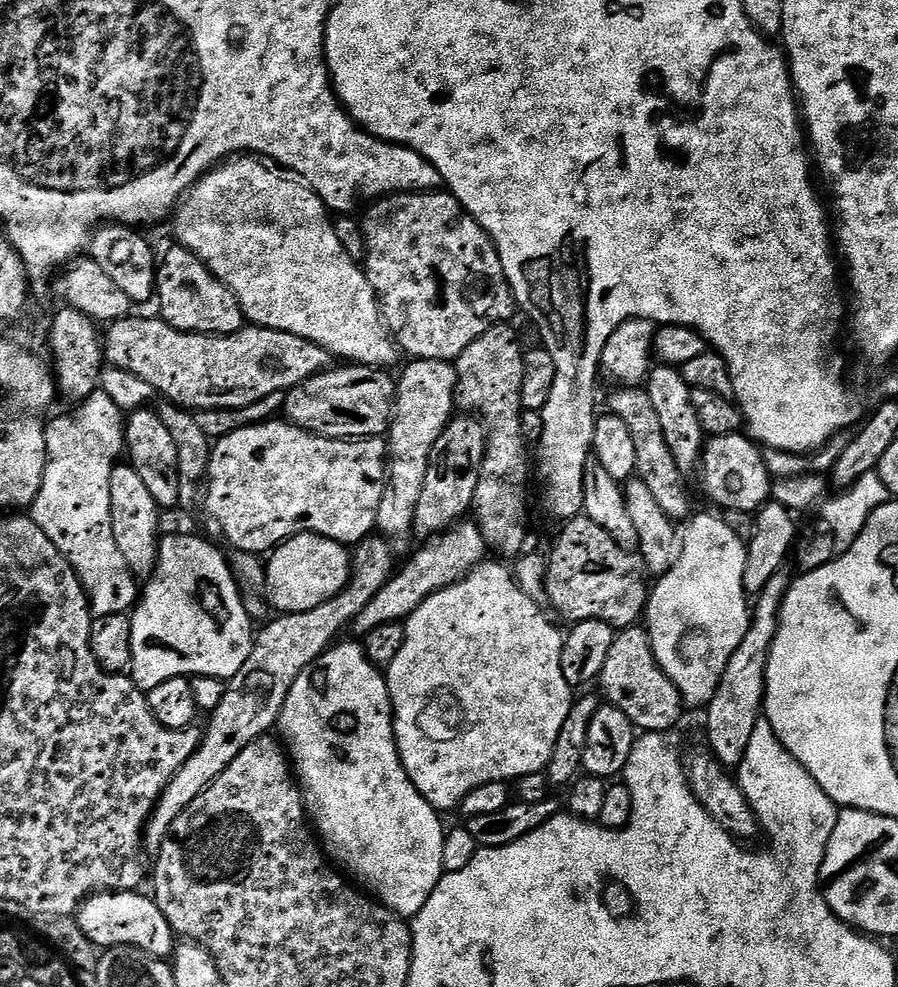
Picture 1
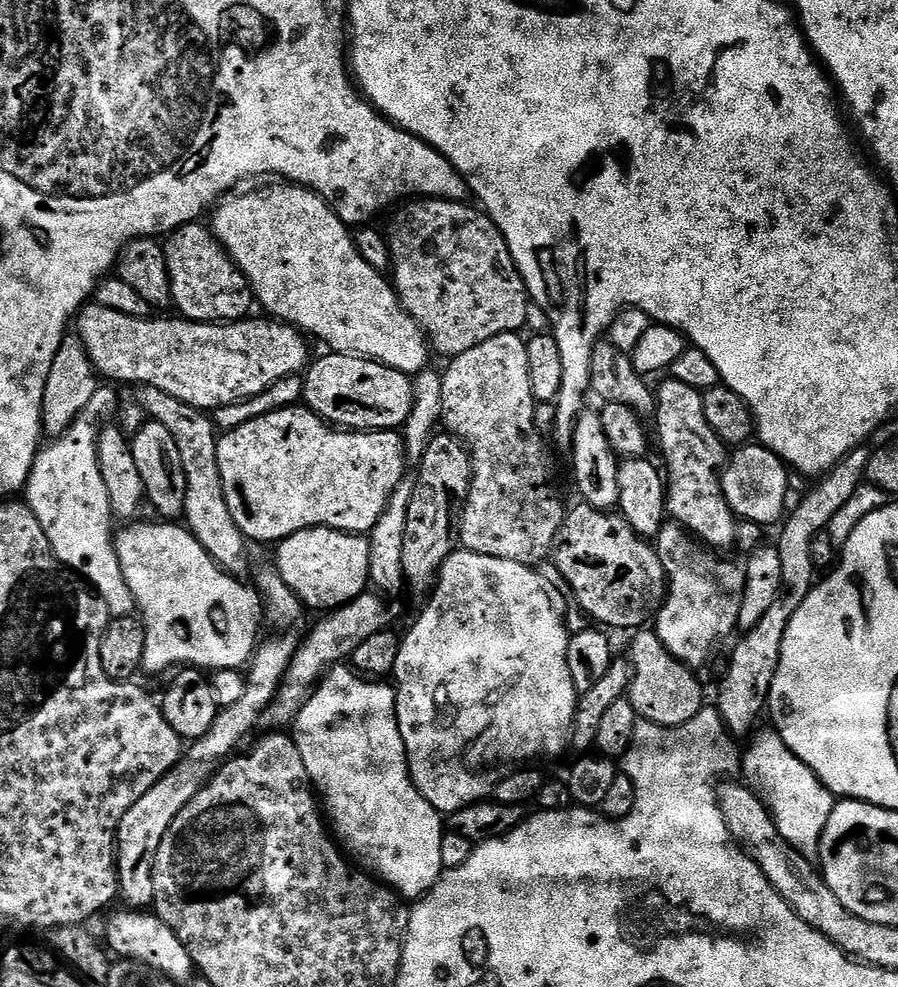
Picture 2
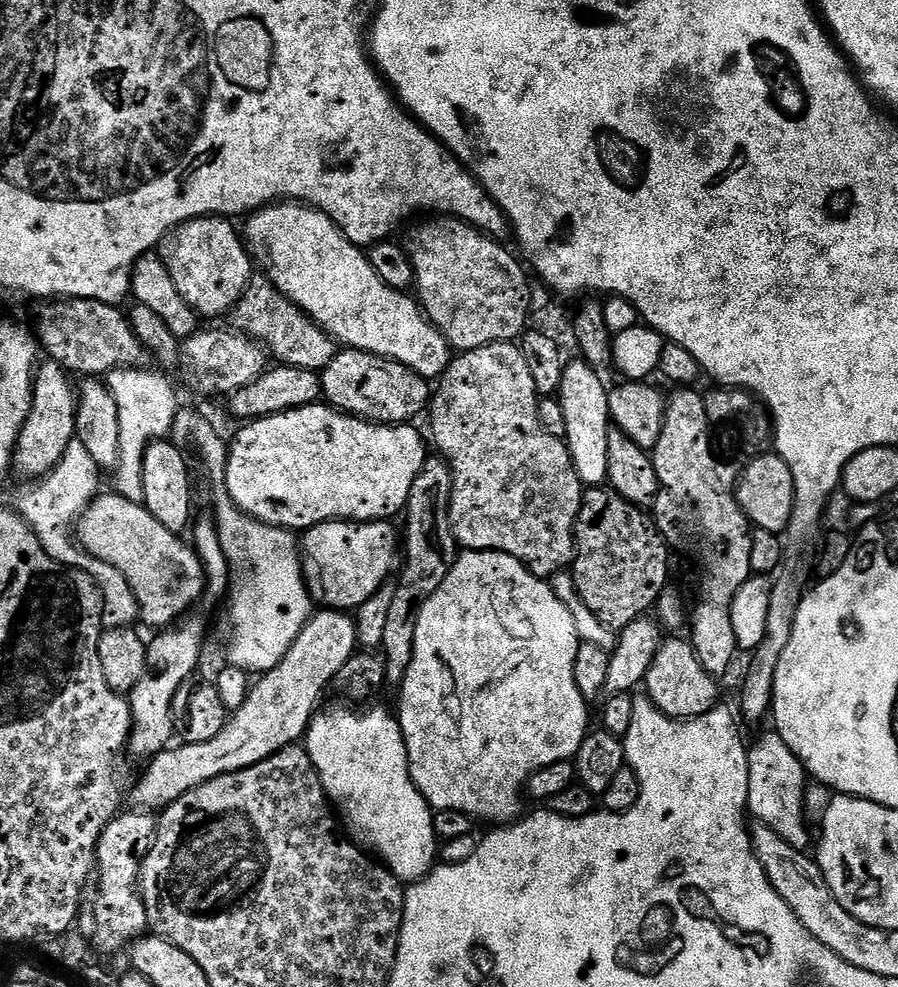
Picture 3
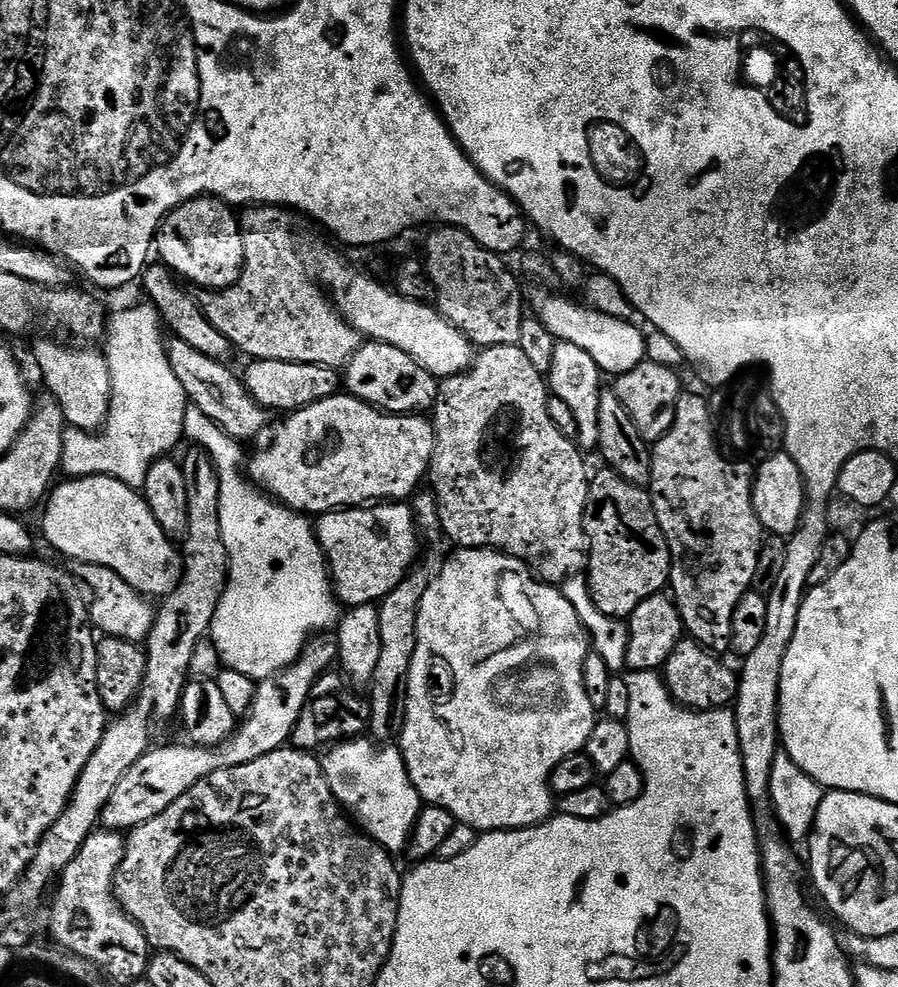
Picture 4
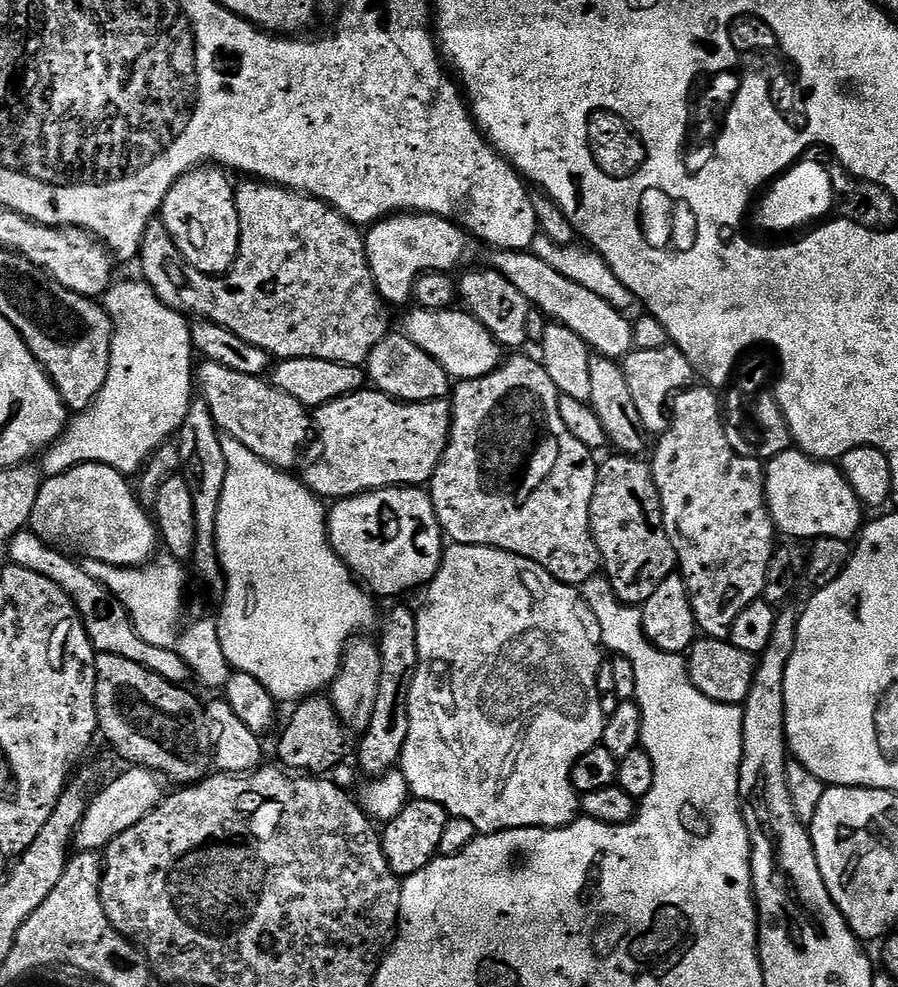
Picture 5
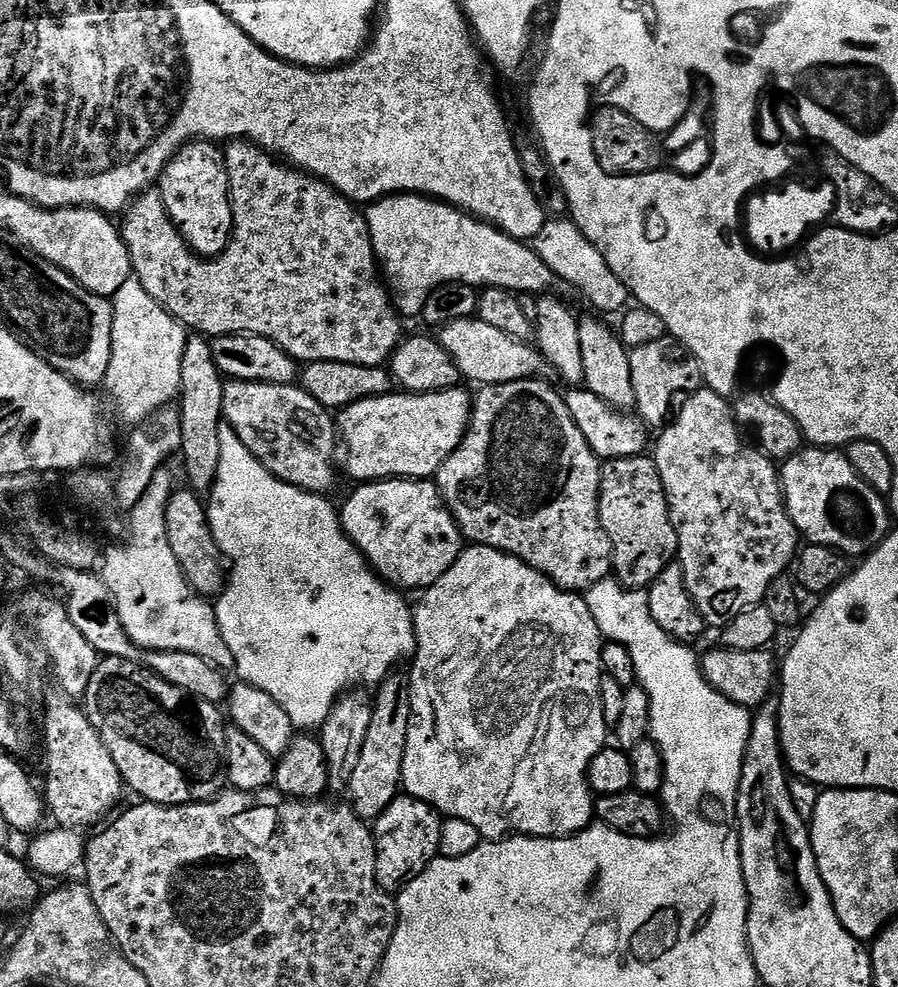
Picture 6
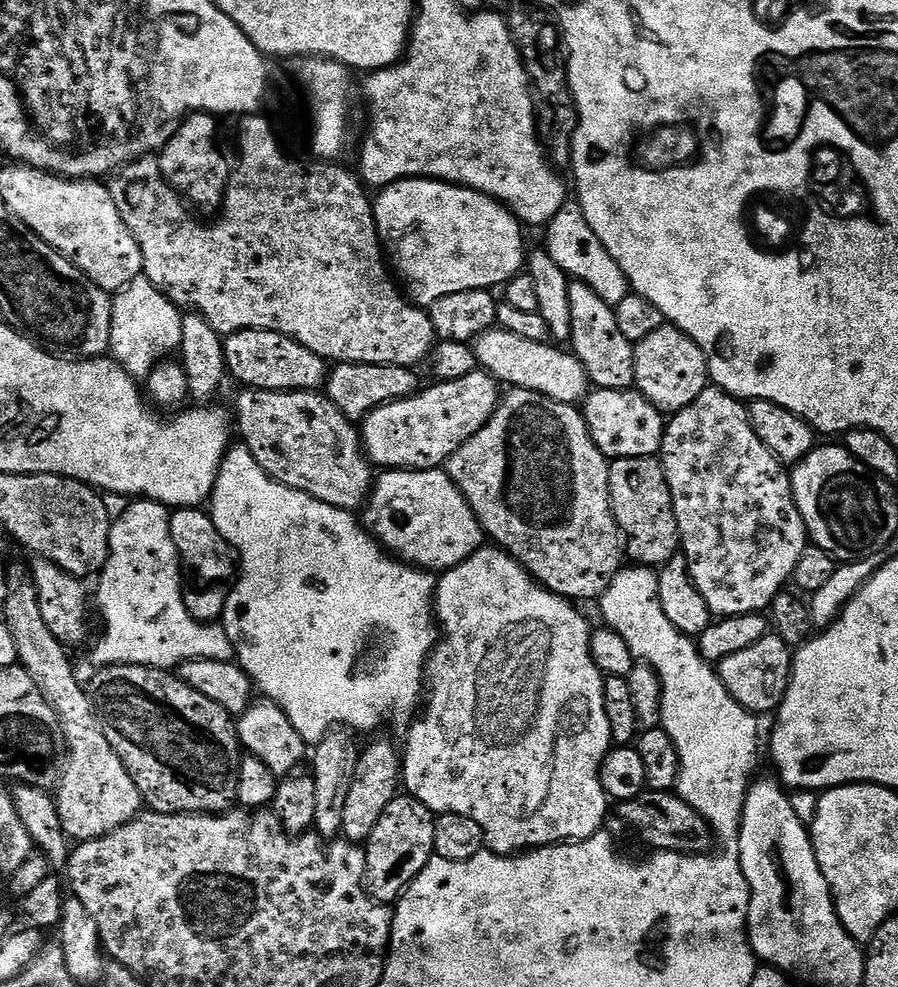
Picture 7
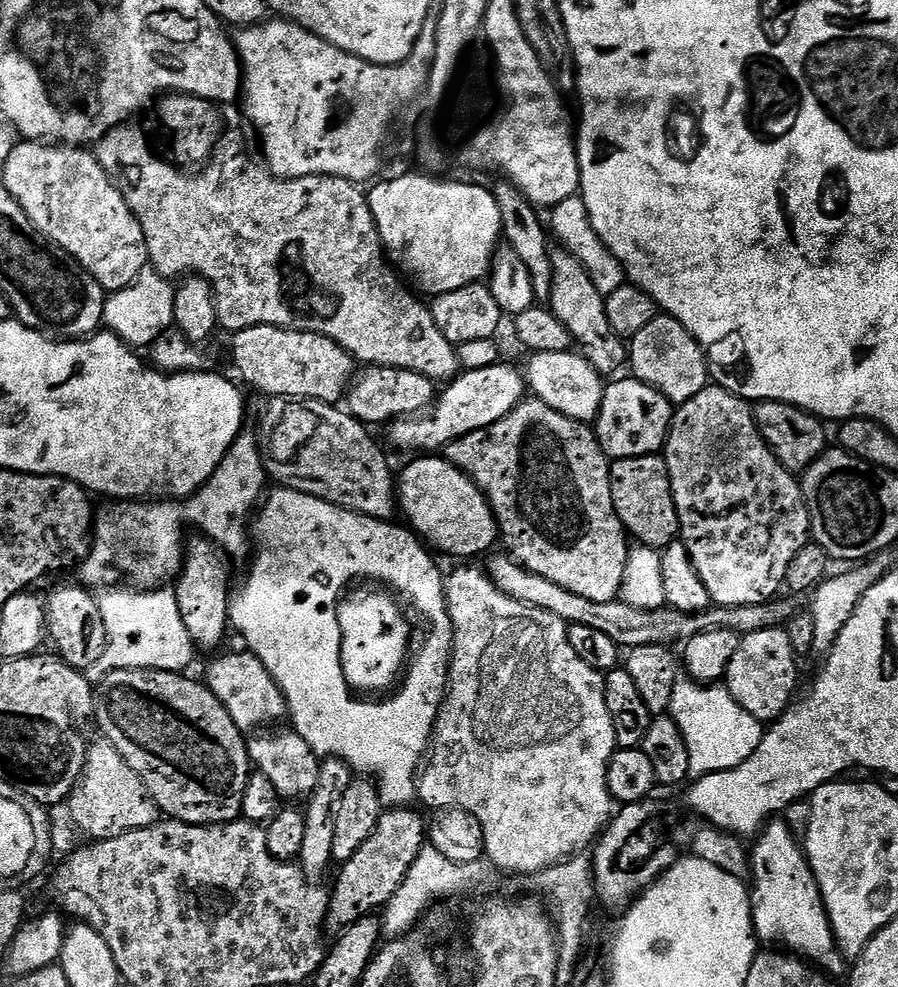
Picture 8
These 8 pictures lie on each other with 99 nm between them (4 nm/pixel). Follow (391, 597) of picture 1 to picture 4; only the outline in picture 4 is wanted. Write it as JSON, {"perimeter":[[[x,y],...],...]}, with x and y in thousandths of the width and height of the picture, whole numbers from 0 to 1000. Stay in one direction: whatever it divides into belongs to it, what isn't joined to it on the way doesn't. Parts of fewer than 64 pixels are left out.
{"perimeter":[[[361,642],[353,643],[335,661],[330,672],[316,677],[308,685],[286,692],[285,706],[276,724],[271,726],[269,733],[251,754],[245,754],[242,758],[204,758],[200,754],[193,758],[170,757],[161,766],[154,768],[154,772],[149,772],[149,776],[140,780],[136,792],[127,796],[127,804],[122,804],[122,813],[118,813],[116,818],[115,838],[120,841],[146,841],[167,833],[167,829],[180,825],[180,821],[188,819],[197,809],[207,804],[207,800],[212,800],[234,784],[283,772],[283,768],[292,768],[292,764],[301,764],[317,757],[324,751],[332,723],[336,723],[349,695],[375,669],[376,653],[373,647]]]}

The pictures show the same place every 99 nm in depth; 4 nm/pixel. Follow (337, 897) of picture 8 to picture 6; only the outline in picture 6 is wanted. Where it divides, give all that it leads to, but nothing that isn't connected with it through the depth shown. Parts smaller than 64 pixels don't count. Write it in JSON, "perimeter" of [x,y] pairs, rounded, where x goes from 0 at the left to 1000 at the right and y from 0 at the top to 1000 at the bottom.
{"perimeter":[[[447,804],[442,806],[439,813],[434,813],[432,820],[416,833],[419,889],[425,898],[425,902],[443,906],[453,896],[461,894],[461,890],[465,890],[465,886],[470,886],[477,875],[487,870],[490,862],[493,836],[494,831],[492,830],[491,824],[487,823],[480,815],[476,815],[472,811],[467,811],[453,804]]]}

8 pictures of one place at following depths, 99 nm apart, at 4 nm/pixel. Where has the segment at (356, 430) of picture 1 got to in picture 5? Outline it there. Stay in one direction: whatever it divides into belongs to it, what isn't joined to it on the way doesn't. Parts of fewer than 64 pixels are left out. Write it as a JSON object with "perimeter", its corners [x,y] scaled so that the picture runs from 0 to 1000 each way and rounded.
{"perimeter":[[[433,338],[416,351],[416,355],[410,360],[408,366],[408,381],[413,392],[420,397],[429,397],[430,400],[452,409],[473,409],[480,405],[499,405],[506,392],[502,381],[492,375],[470,351],[461,351],[457,342],[449,338]]]}

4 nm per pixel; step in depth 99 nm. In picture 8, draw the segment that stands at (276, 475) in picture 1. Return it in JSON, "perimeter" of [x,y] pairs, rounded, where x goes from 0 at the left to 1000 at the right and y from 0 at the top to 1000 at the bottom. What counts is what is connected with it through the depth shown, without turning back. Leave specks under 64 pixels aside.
{"perimeter":[[[558,367],[541,371],[541,375],[513,376],[496,393],[499,394],[496,397],[493,394],[481,412],[471,419],[435,427],[431,437],[439,453],[450,458],[486,460],[498,455],[499,450],[511,442],[550,432],[550,428],[563,424],[563,419],[572,416],[579,406],[585,404],[586,381],[580,374],[578,377],[565,367]]]}

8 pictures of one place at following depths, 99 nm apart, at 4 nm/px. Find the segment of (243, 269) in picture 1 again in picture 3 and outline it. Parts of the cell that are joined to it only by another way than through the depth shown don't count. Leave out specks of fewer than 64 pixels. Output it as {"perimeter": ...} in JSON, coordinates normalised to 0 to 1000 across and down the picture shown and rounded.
{"perimeter":[[[303,205],[282,214],[276,223],[275,242],[294,251],[298,258],[302,287],[352,325],[371,344],[418,361],[429,361],[461,374],[467,381],[489,383],[499,374],[501,350],[472,319],[472,313],[454,296],[444,296],[425,286],[398,248],[391,247],[382,233],[360,213],[339,205]]]}

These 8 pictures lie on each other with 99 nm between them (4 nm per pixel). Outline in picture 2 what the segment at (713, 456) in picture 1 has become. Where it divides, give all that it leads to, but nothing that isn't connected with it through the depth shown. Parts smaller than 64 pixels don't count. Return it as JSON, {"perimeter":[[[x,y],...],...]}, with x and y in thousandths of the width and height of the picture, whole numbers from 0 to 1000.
{"perimeter":[[[834,448],[816,458],[820,459],[810,463],[802,483],[802,495],[815,518],[825,528],[847,533],[867,528],[874,522],[873,510],[878,507],[879,475],[873,467],[845,448]]]}

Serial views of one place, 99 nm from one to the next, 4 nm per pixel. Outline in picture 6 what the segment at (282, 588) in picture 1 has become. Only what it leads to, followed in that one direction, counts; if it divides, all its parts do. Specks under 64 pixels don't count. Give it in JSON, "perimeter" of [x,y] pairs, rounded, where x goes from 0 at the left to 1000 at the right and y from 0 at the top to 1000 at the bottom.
{"perimeter":[[[480,485],[420,486],[402,489],[398,494],[401,495],[384,509],[383,515],[378,516],[379,531],[424,588],[431,588],[445,598],[451,598],[450,596],[471,598],[488,590],[488,586],[492,586],[492,582],[497,582],[497,578],[506,573],[514,558],[512,535],[503,523],[503,518],[490,504],[489,494]]]}

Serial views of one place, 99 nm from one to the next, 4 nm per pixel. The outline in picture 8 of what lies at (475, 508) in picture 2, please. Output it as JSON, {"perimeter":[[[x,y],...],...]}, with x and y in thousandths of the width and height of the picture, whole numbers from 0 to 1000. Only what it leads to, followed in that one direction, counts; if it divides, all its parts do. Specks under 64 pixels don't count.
{"perimeter":[[[585,403],[579,410],[563,424],[550,428],[550,432],[528,436],[518,442],[511,442],[506,448],[501,448],[497,455],[497,464],[502,470],[513,474],[526,487],[539,497],[540,505],[552,523],[556,542],[559,544],[559,551],[562,551],[565,558],[576,571],[584,571],[592,580],[605,580],[615,588],[626,586],[630,595],[639,602],[648,602],[658,608],[685,608],[692,603],[695,591],[695,579],[699,573],[699,561],[702,558],[702,544],[695,538],[695,530],[688,525],[684,517],[684,505],[679,501],[679,467],[668,454],[668,447],[664,445],[663,437],[654,429],[630,424],[621,415],[608,411],[608,407],[596,403]]]}

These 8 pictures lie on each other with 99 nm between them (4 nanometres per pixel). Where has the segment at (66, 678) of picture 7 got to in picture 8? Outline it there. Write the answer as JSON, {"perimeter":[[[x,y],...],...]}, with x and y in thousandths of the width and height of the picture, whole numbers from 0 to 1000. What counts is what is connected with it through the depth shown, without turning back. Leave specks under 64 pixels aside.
{"perimeter":[[[115,748],[108,750],[109,752],[104,751],[99,755],[89,793],[73,815],[84,835],[109,853],[174,835],[178,822],[163,800],[161,793],[149,783],[124,752]]]}

